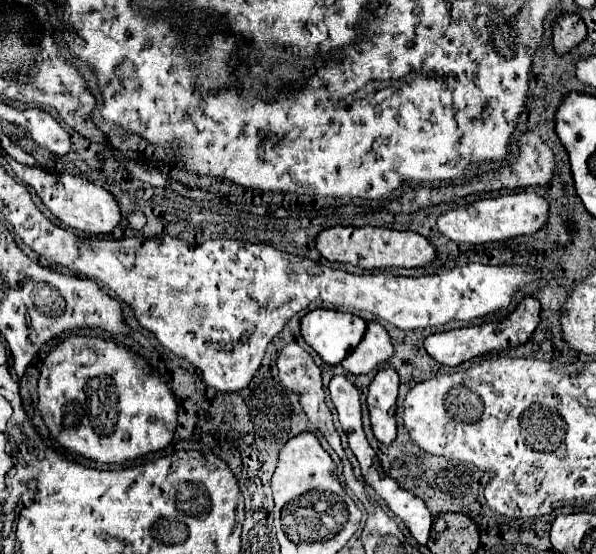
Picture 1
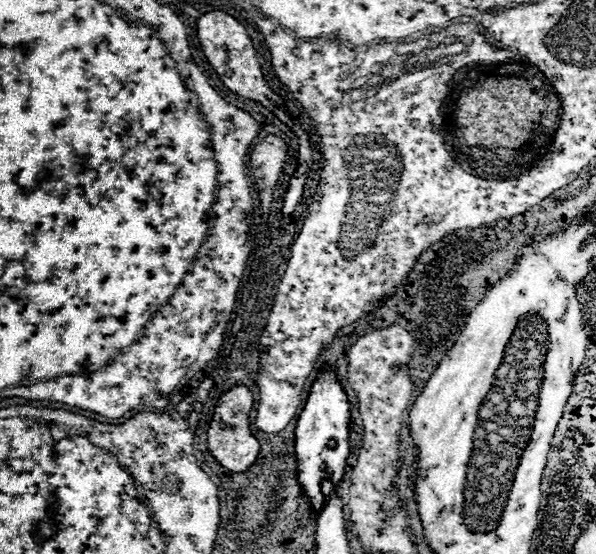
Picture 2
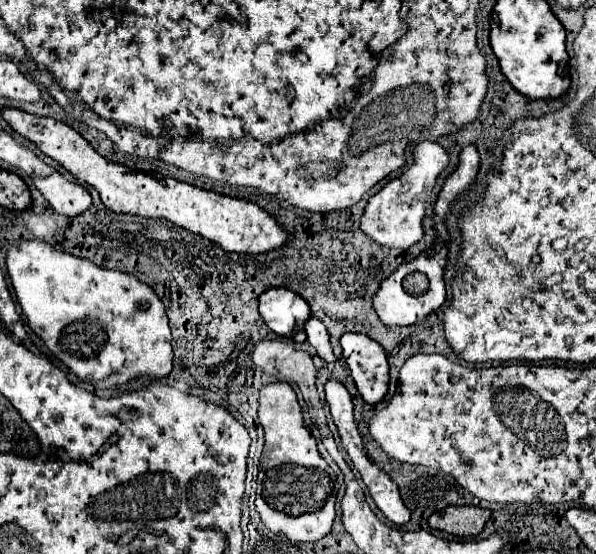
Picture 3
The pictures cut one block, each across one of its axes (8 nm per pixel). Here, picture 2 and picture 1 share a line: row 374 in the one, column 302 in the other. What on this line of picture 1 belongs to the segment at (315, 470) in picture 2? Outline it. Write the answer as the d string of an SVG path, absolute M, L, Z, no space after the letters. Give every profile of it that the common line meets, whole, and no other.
M312 310L300 320L304 340L326 364L340 364L366 332L366 322L338 310Z

